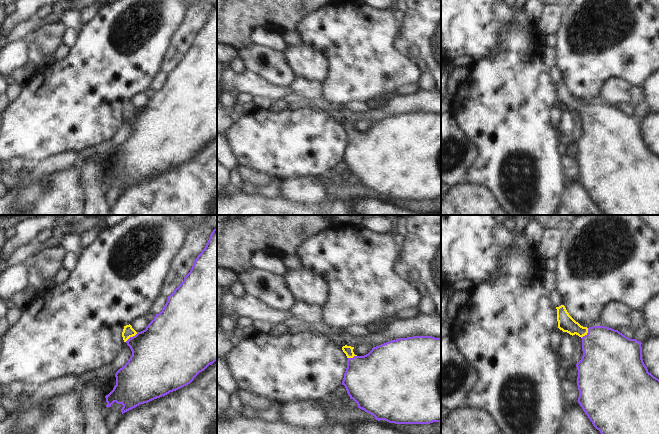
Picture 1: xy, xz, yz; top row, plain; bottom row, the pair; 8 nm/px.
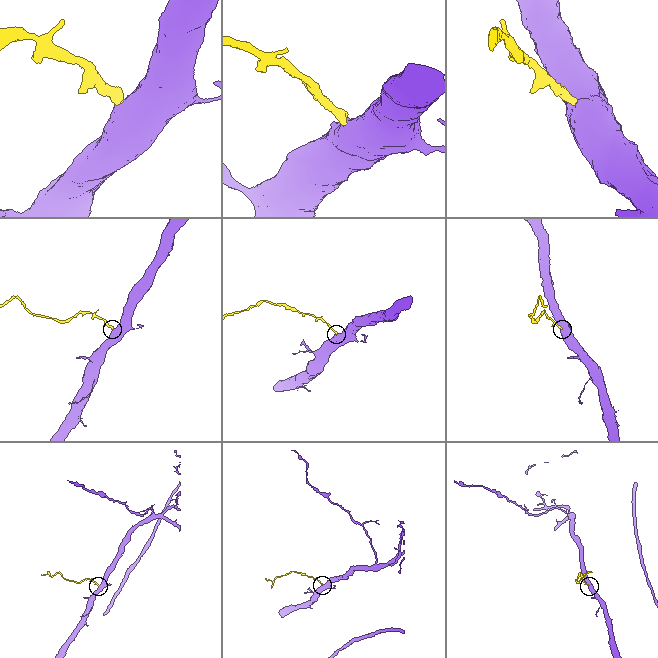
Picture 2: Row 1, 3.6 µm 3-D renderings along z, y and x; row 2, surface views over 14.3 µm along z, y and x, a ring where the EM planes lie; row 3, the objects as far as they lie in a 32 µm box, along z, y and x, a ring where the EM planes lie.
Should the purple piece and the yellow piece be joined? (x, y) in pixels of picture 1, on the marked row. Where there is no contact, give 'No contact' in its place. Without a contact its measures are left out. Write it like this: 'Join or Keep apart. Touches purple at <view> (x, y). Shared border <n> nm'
Join. Touches purple at xy (131, 337). Shared border 130 nm

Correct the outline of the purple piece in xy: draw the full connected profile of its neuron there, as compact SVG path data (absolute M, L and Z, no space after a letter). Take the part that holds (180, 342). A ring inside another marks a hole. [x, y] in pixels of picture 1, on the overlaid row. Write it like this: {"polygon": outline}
{"polygon": "M217 228L211 233L184 281L168 296L162 311L141 332L136 332L130 324L124 326L122 337L130 347L132 356L116 372L116 385L105 396L107 408L114 402L123 405L122 414L190 384L200 372L217 360Z"}

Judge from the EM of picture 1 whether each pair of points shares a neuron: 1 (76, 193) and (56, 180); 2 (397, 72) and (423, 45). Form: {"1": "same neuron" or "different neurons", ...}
{"1": "same neuron", "2": "different neurons"}

